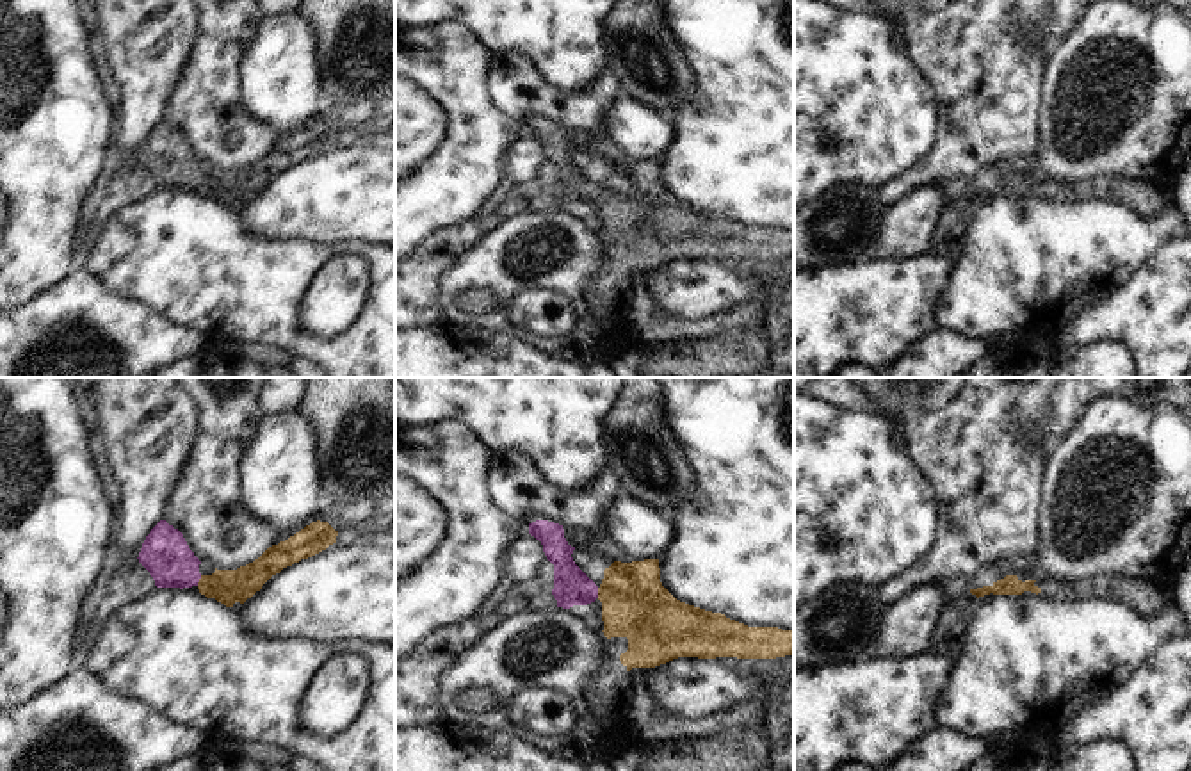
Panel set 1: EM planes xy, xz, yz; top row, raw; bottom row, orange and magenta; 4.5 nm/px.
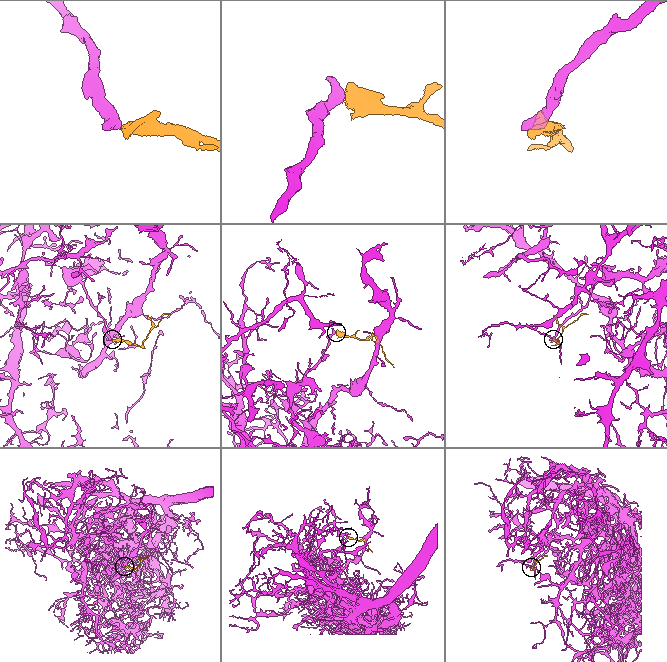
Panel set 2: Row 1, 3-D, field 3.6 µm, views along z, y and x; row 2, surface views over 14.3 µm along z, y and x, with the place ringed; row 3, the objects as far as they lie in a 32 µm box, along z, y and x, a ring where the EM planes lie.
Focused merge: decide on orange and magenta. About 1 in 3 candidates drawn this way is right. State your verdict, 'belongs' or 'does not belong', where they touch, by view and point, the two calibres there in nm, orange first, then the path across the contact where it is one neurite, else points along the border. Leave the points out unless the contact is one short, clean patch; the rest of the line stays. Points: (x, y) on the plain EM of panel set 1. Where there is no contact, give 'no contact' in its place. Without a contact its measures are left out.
belongs | xy (200, 182) | 160/220 nm | across xy (226, 187), (210, 187), (200, 182), (186, 175), (164, 155)

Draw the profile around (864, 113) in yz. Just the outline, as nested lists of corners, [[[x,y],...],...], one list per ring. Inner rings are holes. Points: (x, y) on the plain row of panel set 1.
[[[794,0],[794,208],[840,183],[890,183],[929,155],[938,126],[933,87],[915,66],[899,30],[874,12]]]

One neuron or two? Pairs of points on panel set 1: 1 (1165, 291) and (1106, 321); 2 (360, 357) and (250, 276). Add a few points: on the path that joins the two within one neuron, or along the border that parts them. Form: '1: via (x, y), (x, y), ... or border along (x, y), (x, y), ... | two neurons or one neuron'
1: via (1154, 307), (1147, 314), (1122, 317) | one neuron
2: via (328, 353), (301, 344), (266, 308) | one neuron

